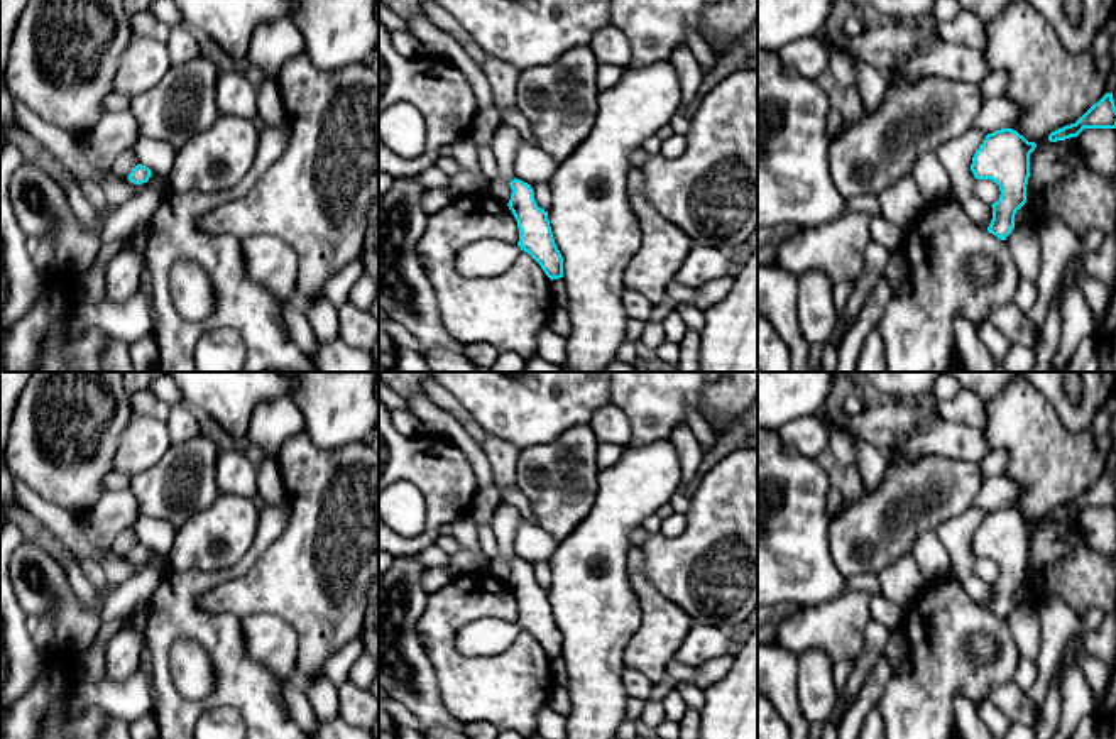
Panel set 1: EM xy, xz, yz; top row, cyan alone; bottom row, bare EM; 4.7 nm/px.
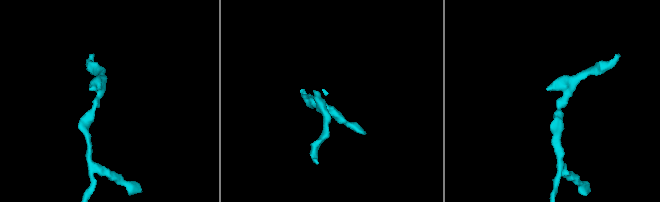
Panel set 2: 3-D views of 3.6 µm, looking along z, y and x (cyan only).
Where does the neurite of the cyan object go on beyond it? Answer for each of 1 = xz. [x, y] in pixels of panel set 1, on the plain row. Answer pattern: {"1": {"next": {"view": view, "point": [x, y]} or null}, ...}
{"1": {"next": null}}

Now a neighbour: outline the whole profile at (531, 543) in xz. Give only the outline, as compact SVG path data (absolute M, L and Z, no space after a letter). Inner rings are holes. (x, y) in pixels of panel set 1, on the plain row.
M522 517L514 538L514 553L528 563L548 563L558 543L541 526Z

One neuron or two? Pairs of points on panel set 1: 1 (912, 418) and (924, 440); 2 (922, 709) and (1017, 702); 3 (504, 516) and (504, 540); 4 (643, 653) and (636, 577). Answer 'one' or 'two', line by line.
1: two
2: two
3: one
4: one

